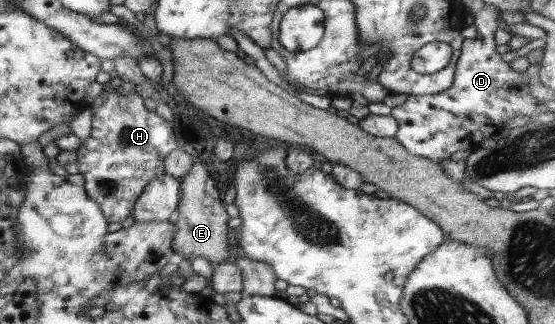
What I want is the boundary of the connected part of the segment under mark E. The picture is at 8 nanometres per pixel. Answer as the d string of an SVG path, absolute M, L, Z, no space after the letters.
M201 157L194 159L193 166L183 176L180 186L181 199L174 217L175 226L177 226L173 239L175 253L181 252L183 258L190 261L194 257L203 256L210 261L212 267L221 262L231 261L227 226L230 216L225 211L225 203L221 199L221 191L217 188L217 181L211 176L206 162Z

